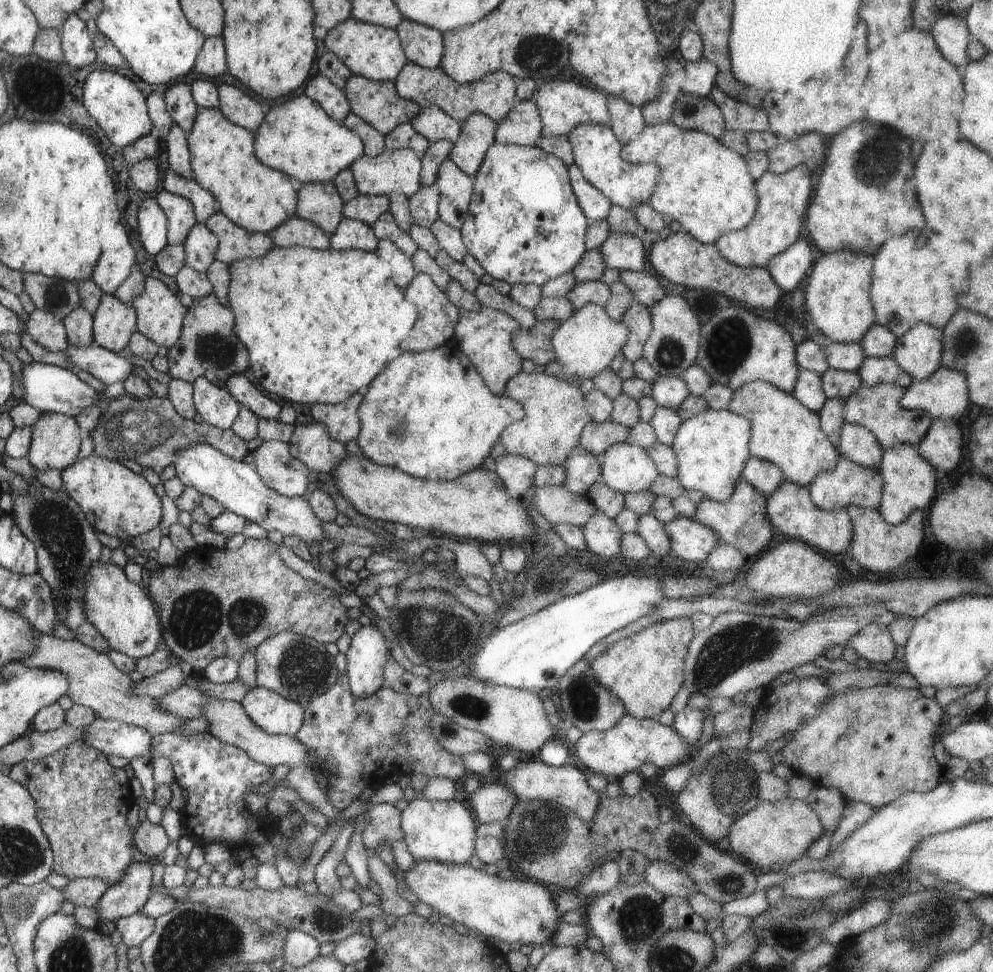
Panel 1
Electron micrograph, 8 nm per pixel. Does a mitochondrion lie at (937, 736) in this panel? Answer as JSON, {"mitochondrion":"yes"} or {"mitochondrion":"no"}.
{"mitochondrion":"no"}

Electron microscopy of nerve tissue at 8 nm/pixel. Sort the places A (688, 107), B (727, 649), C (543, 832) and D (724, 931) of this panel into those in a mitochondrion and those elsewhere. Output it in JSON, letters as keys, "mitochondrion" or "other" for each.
{"A":"mitochondrion","B":"mitochondrion","C":"mitochondrion","D":"other"}

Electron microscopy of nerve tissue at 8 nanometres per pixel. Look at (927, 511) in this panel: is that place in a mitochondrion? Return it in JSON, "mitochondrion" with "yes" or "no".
{"mitochondrion":"no"}

